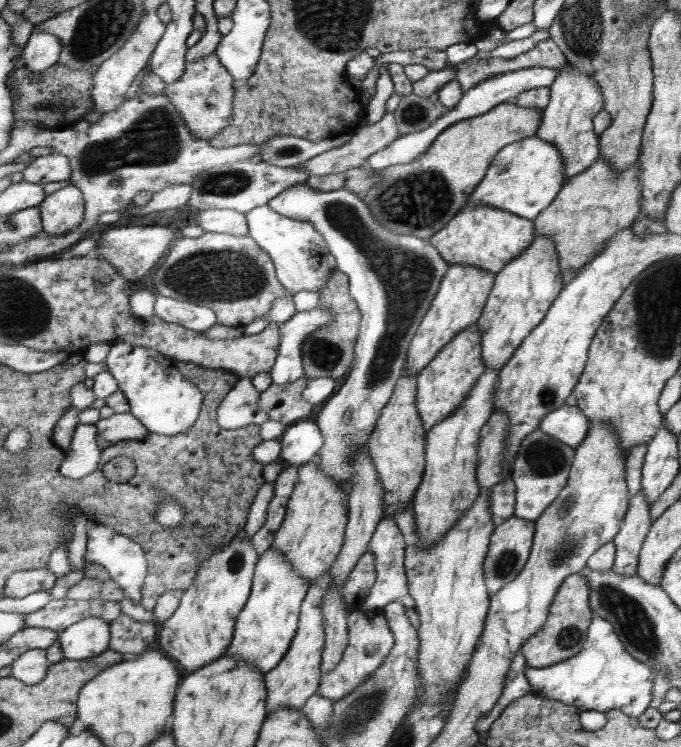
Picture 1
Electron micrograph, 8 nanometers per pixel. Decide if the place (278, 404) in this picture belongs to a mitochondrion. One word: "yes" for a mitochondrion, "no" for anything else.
no

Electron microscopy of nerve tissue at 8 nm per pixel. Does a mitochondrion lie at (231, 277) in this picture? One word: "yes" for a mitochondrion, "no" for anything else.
yes

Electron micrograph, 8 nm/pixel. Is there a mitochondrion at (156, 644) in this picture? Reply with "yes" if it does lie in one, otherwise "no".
no

